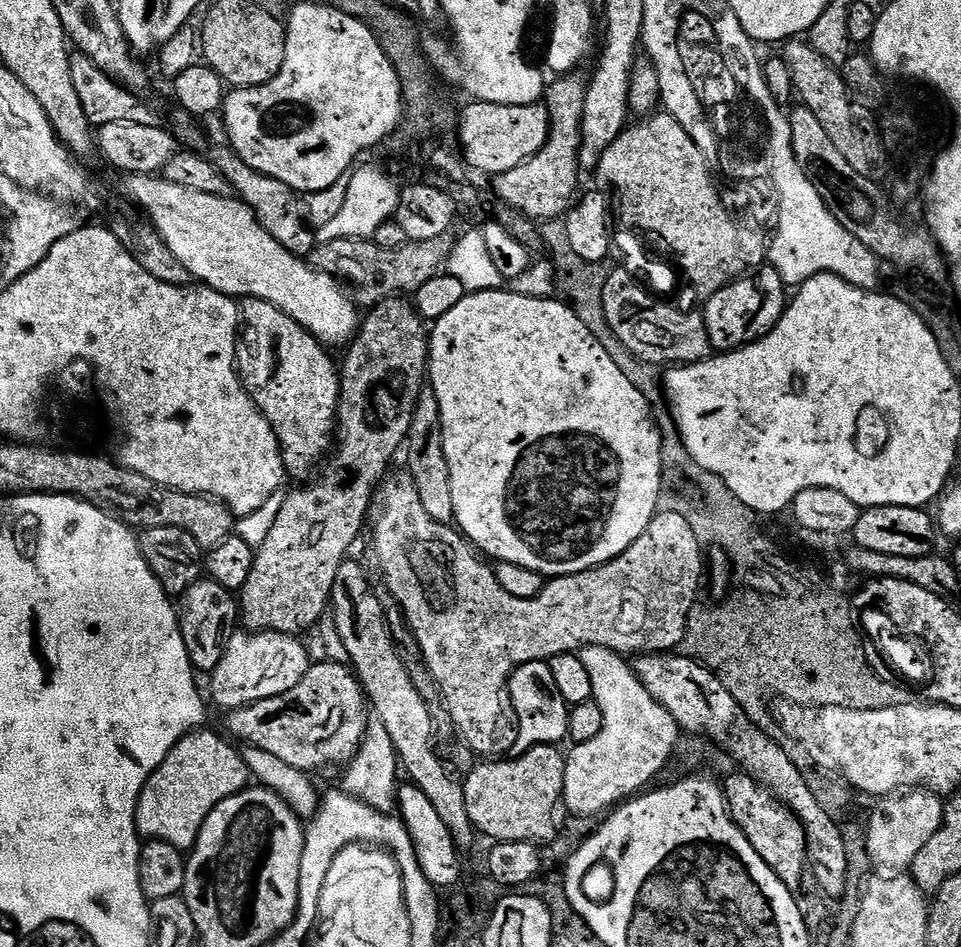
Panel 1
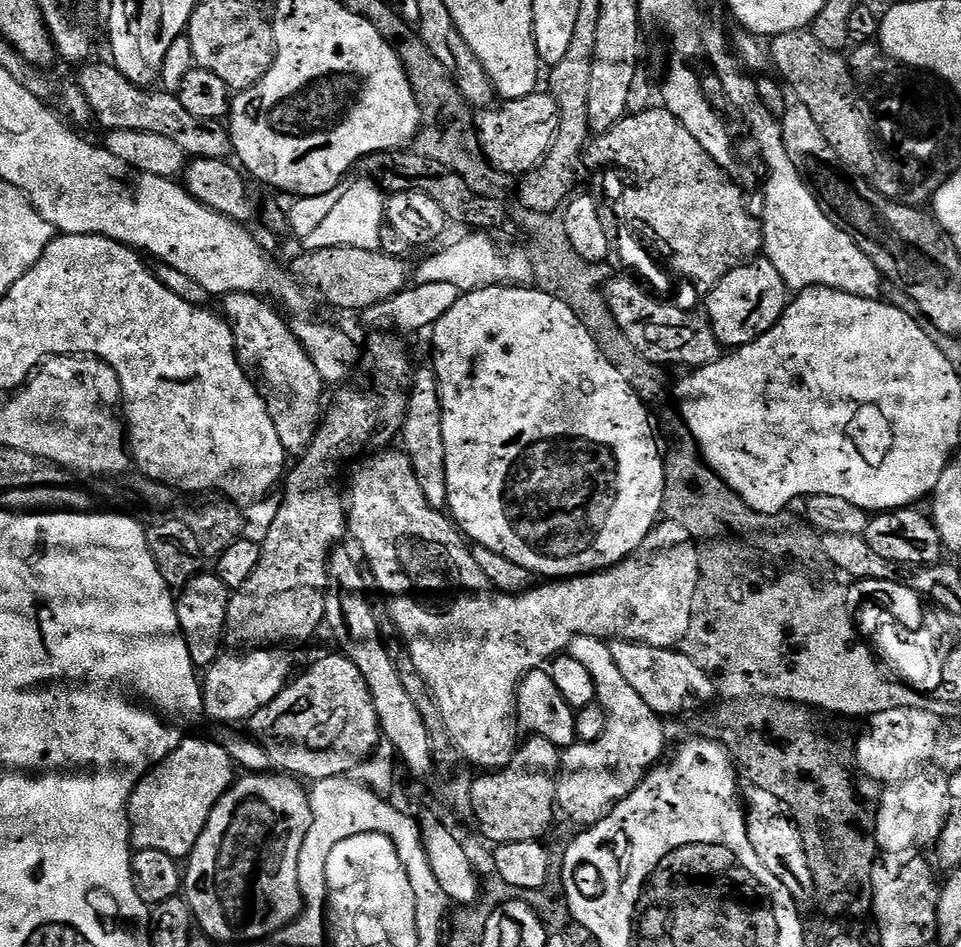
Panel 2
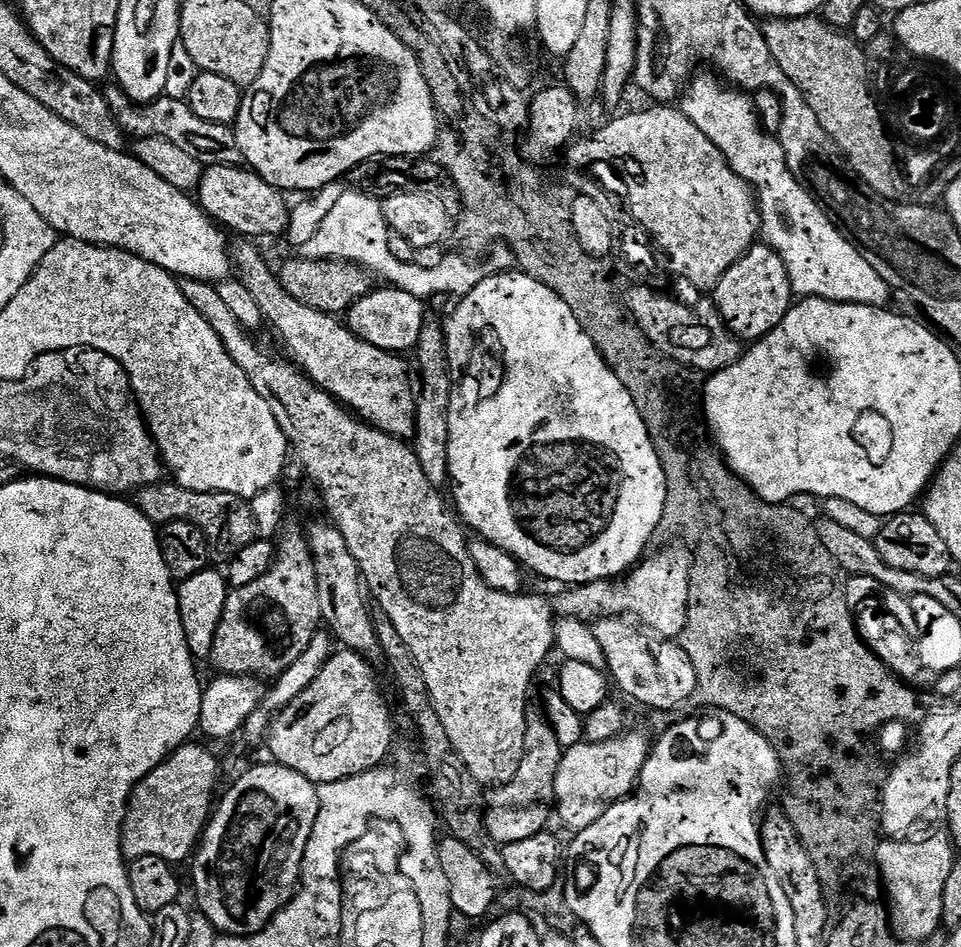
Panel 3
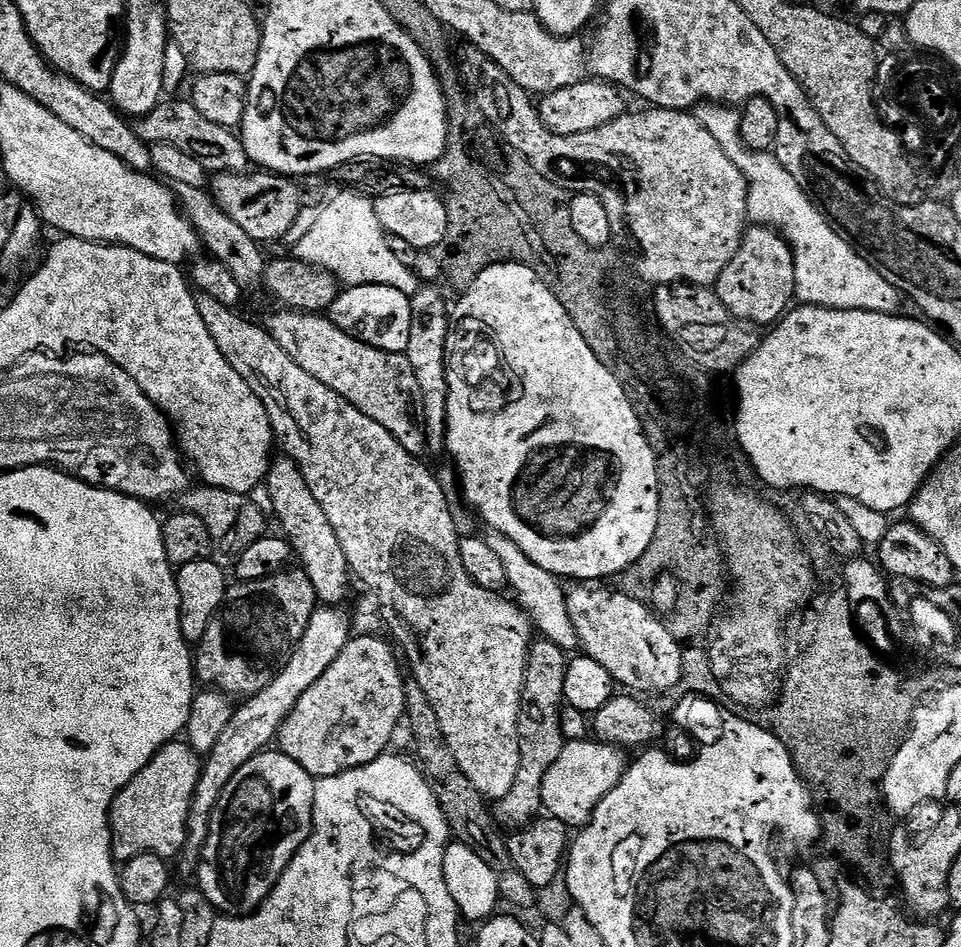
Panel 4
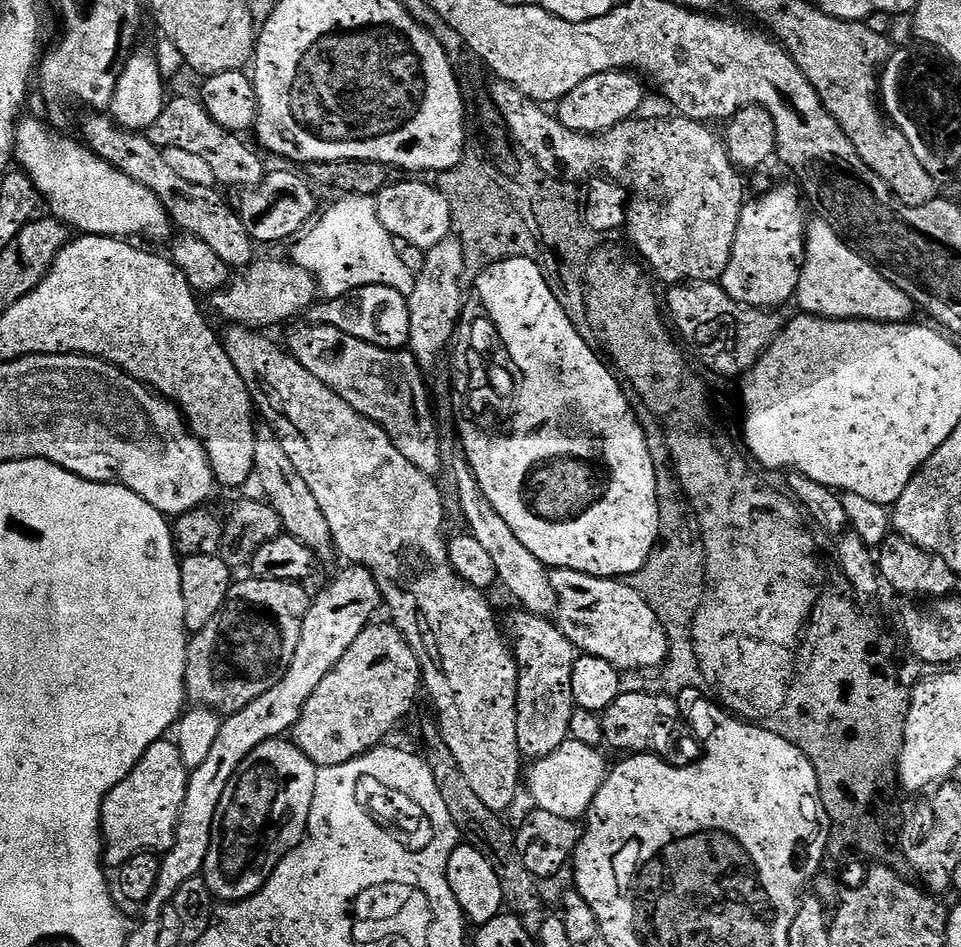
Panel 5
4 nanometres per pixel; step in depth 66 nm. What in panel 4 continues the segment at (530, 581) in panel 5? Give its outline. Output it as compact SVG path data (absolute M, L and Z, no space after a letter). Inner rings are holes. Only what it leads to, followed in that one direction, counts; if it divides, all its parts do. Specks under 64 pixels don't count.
M492 534L487 537L487 542L490 550L494 550L498 558L502 558L502 566L506 566L508 588L516 591L515 599L520 607L532 617L535 631L543 639L557 644L559 648L579 649L580 639L574 630L574 622L570 622L566 588L563 588L565 585L554 574L550 574L550 570L542 570L542 566L530 562L530 558L526 558L526 554L522 554L522 550L514 542L510 542L510 538Z

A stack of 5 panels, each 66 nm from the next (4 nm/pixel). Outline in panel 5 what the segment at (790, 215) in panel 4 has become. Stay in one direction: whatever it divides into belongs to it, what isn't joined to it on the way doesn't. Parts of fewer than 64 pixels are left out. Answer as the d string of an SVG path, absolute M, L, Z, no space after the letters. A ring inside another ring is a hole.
M813 219L806 228L804 265L796 287L799 311L827 320L873 320L879 324L902 324L913 319L912 299L898 290L873 264L869 264L848 241L843 240L825 220Z

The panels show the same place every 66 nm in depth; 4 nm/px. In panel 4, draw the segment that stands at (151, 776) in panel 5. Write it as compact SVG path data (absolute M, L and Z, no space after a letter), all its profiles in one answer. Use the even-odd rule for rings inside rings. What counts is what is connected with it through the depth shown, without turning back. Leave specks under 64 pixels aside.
M173 742L160 748L158 754L116 795L112 803L112 858L123 862L138 858L138 854L158 854L171 861L184 851L188 837L188 815L192 799L200 781L201 753L193 750L187 742Z

